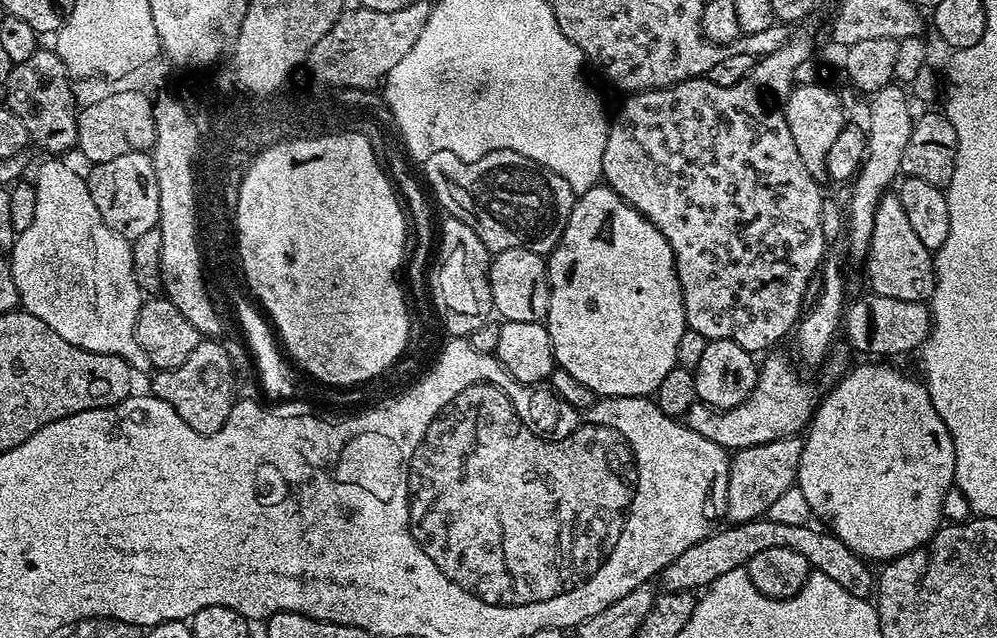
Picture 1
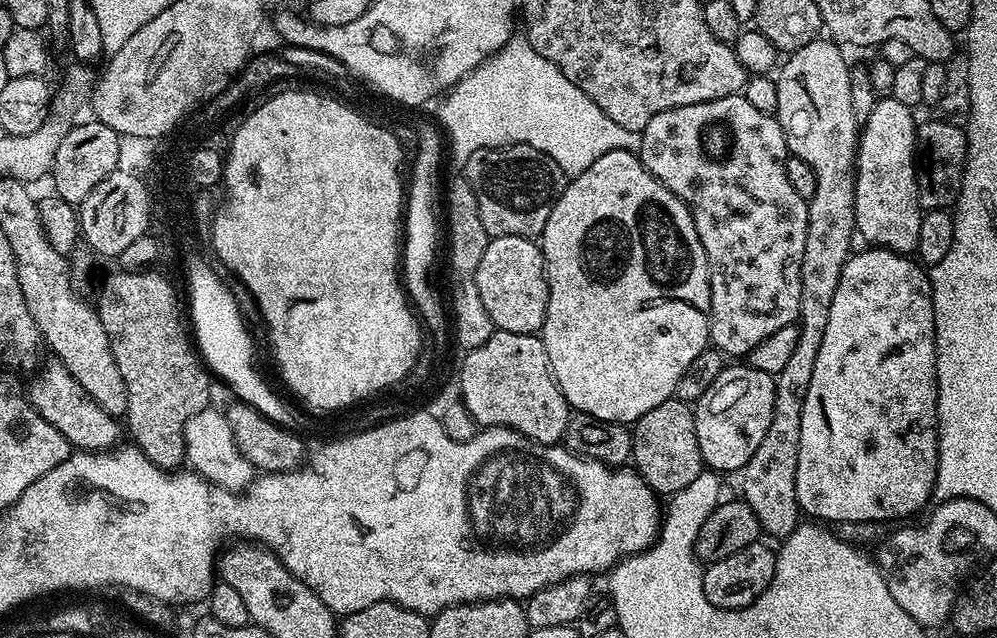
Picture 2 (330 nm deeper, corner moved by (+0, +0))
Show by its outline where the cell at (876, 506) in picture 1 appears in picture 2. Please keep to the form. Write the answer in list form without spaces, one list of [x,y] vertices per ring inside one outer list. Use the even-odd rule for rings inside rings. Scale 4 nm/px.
[[[868,246],[863,250],[865,252],[857,251],[848,257],[846,266],[842,270],[842,278],[838,278],[838,290],[834,290],[834,302],[830,302],[830,323],[826,325],[822,346],[818,346],[818,362],[814,362],[810,390],[806,390],[806,406],[802,406],[802,438],[798,446],[798,474],[796,475],[798,502],[801,513],[805,517],[815,518],[820,522],[900,520],[903,516],[914,515],[928,499],[931,501],[936,487],[938,386],[936,385],[936,331],[934,330],[932,281],[929,273],[911,255],[891,252],[888,248],[875,246]]]

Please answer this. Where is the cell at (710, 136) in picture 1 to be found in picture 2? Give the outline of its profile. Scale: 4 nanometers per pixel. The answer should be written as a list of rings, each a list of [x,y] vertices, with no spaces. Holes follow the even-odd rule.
[[[743,94],[718,98],[710,102],[702,102],[694,106],[682,106],[681,108],[671,108],[662,114],[654,114],[650,122],[640,133],[640,146],[638,149],[640,161],[644,163],[644,168],[666,190],[674,193],[680,201],[690,210],[694,218],[694,226],[698,230],[698,238],[706,250],[708,259],[708,273],[710,274],[710,319],[708,322],[708,334],[711,347],[723,352],[728,358],[744,358],[748,353],[758,346],[770,334],[782,330],[782,326],[796,324],[800,318],[800,299],[802,298],[802,254],[806,250],[806,226],[808,225],[808,201],[803,200],[790,186],[790,178],[786,178],[786,162],[790,155],[786,146],[786,138],[779,120],[770,112],[763,112],[750,102],[746,102]]]

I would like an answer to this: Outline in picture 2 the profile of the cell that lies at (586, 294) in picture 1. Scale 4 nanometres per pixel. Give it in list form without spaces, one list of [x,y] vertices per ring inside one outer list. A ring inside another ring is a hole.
[[[610,150],[610,154],[602,154],[602,158],[598,158],[598,162],[590,166],[590,170],[582,170],[582,174],[571,177],[565,183],[554,210],[550,210],[550,218],[546,218],[544,234],[539,237],[538,243],[540,251],[544,254],[544,271],[548,274],[548,309],[542,339],[546,346],[546,354],[550,358],[552,377],[562,390],[569,409],[585,412],[606,422],[631,426],[638,418],[642,418],[642,414],[646,414],[646,410],[654,410],[654,406],[662,406],[662,402],[673,399],[678,378],[686,374],[686,366],[690,366],[690,362],[694,362],[694,358],[698,358],[698,354],[702,354],[702,350],[710,344],[708,259],[688,207],[674,193],[666,190],[662,182],[658,182],[647,172],[636,152]]]

